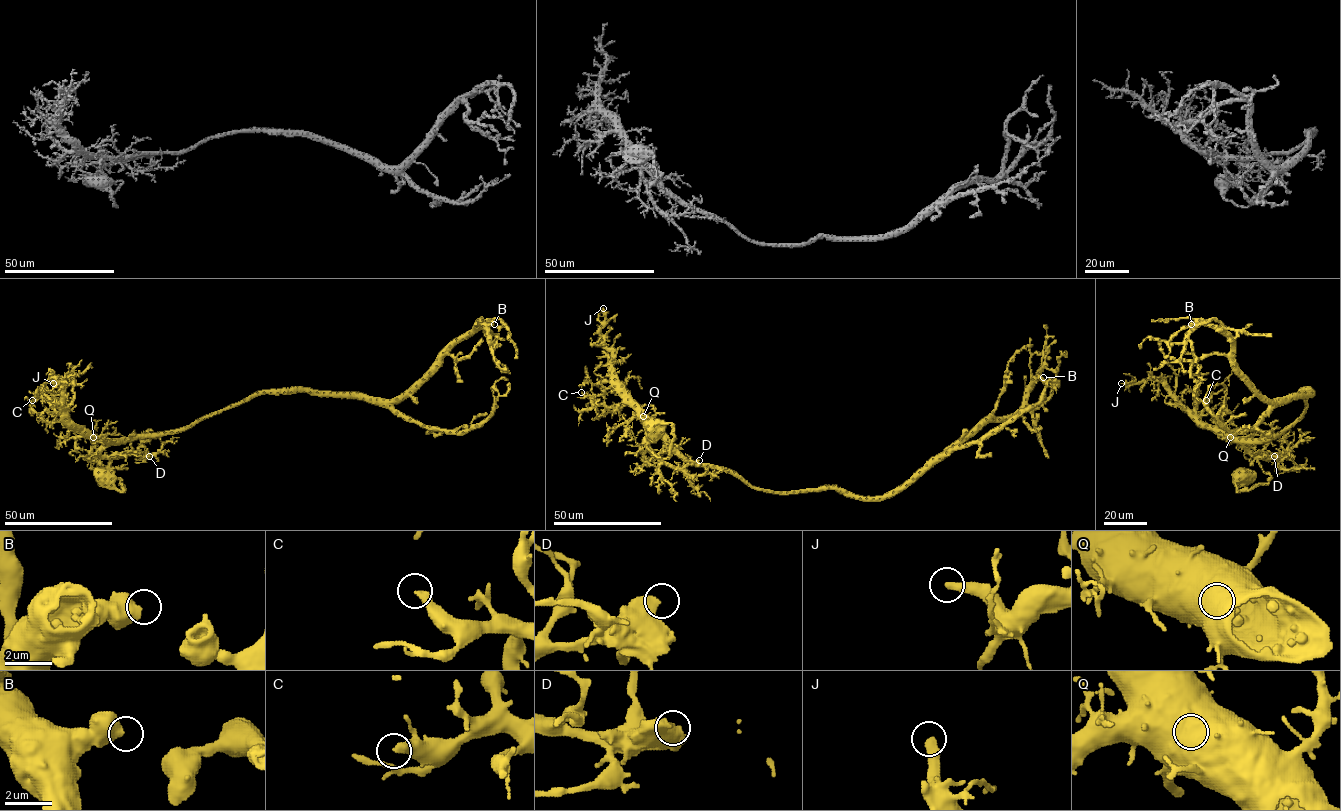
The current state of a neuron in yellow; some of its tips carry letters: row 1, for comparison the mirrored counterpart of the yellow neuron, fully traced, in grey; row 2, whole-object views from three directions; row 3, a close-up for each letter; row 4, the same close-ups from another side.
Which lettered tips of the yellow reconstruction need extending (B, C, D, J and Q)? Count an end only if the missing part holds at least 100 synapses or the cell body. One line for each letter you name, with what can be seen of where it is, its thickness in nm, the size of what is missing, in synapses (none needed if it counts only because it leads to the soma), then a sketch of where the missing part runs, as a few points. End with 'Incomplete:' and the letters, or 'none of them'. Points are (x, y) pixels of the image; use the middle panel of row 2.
Incomplete: none of them

